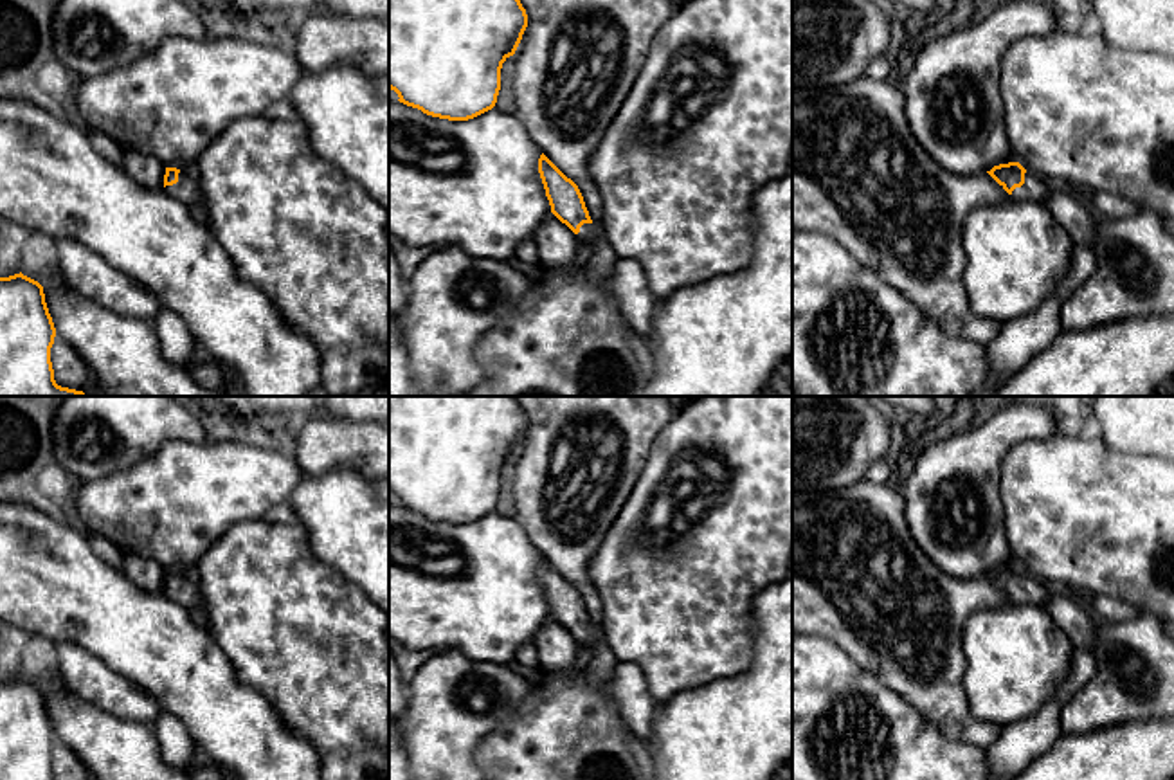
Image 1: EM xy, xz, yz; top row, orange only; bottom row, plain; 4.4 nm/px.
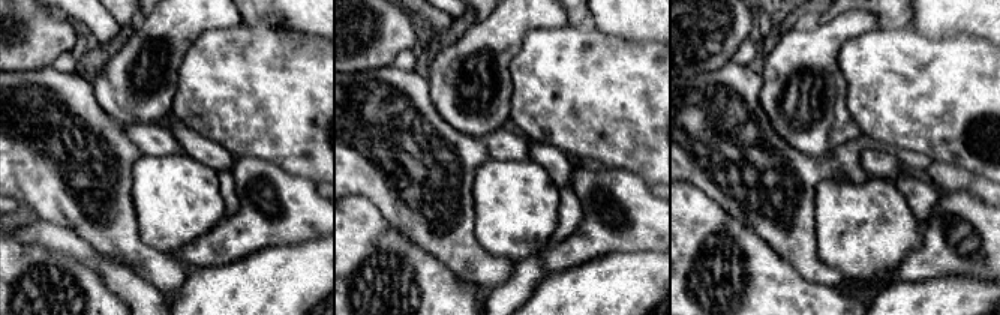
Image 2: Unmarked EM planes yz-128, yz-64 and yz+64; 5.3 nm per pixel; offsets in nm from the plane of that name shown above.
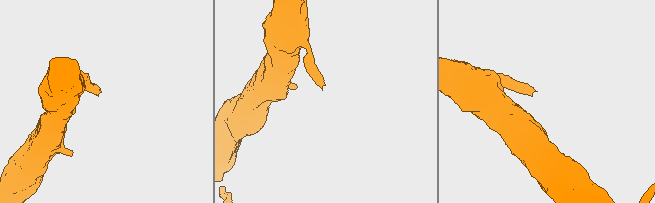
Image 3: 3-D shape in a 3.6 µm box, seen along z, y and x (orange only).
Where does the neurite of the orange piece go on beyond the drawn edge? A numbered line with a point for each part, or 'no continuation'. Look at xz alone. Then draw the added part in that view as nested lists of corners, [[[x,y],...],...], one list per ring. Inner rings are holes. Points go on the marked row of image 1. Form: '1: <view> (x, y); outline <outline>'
1: xz (589, 233); outline [[[583,223],[580,227],[580,232],[576,234],[576,238],[578,238],[580,245],[585,250],[592,252],[600,234],[601,234],[601,225],[598,225],[598,223]]]

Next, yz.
1: yz (1034, 190); outline [[[1026,169],[1025,173],[1025,184],[1021,187],[1016,187],[1012,191],[1012,200],[1021,200],[1021,202],[1037,202],[1044,204],[1048,202],[1048,184],[1046,180],[1039,178],[1032,171]]]

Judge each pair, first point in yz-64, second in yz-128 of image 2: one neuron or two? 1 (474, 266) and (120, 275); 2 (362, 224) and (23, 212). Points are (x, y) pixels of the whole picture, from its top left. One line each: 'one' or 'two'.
1: two
2: one

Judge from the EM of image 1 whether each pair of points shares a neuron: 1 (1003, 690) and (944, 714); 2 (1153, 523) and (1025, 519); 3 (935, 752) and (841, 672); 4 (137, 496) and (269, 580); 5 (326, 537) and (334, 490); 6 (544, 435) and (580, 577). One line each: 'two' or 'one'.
1: two
2: one
3: one
4: two
5: one
6: one

